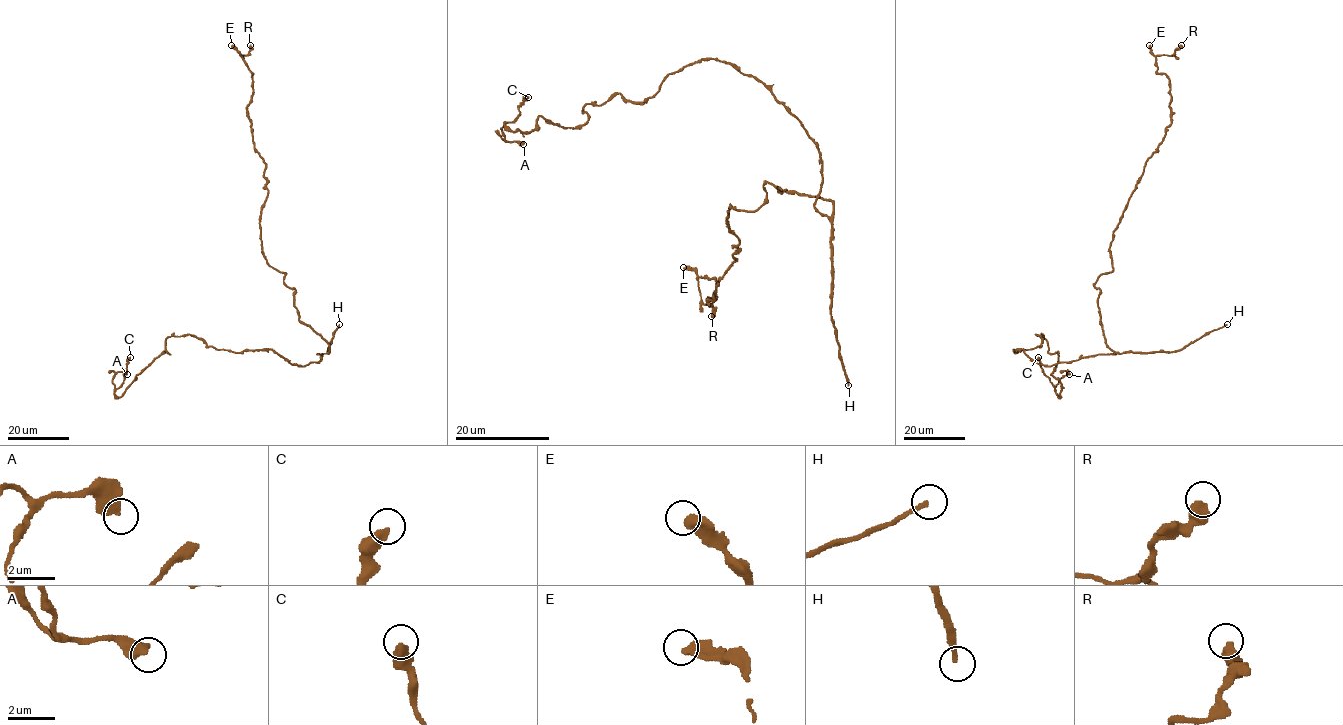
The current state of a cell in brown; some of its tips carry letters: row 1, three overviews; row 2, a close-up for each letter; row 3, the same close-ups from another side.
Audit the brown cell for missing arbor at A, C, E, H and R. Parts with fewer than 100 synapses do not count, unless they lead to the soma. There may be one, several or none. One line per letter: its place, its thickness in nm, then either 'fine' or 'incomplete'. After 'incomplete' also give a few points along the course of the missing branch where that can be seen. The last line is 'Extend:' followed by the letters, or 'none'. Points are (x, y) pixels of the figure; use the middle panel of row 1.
A: (523, 144) | 440 nm | fine
C: (528, 97) | 440 nm | fine
E: (683, 267) | 480 nm | fine
H: (848, 385) | 190 nm | incomplete
R: (711, 316) | 500 nm | fine
Extend: H

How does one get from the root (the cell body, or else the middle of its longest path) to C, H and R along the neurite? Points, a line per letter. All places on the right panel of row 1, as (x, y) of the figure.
C: (1112, 350), (1050, 366), (1014, 350), (1044, 336), (1058, 354), (1060, 397), (1038, 357)
H: (1112, 350), (1119, 353), (1177, 351), (1227, 324)
R: (1112, 350), (1094, 285), (1112, 270), (1112, 232), (1171, 123), (1170, 79), (1156, 57), (1181, 45)

